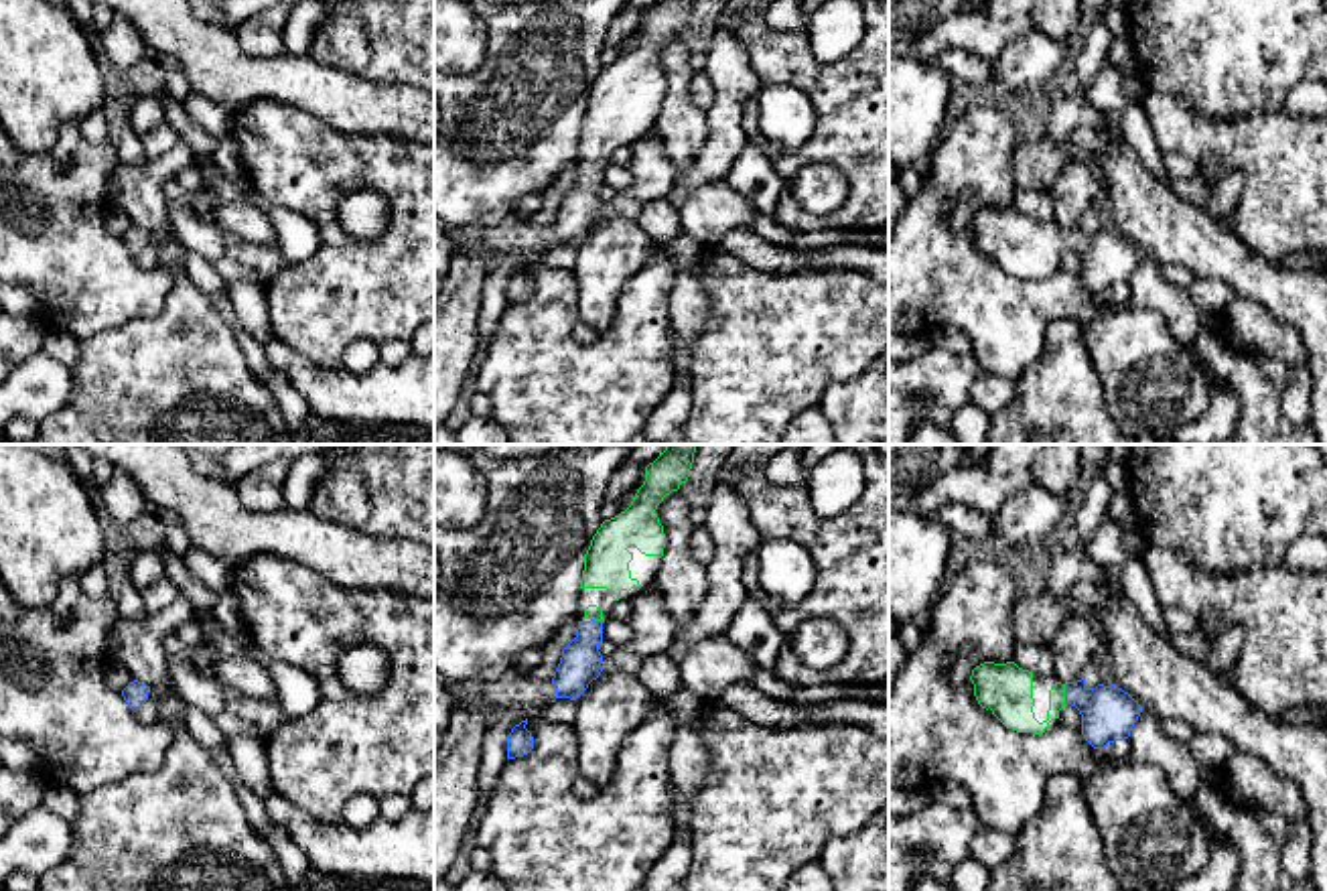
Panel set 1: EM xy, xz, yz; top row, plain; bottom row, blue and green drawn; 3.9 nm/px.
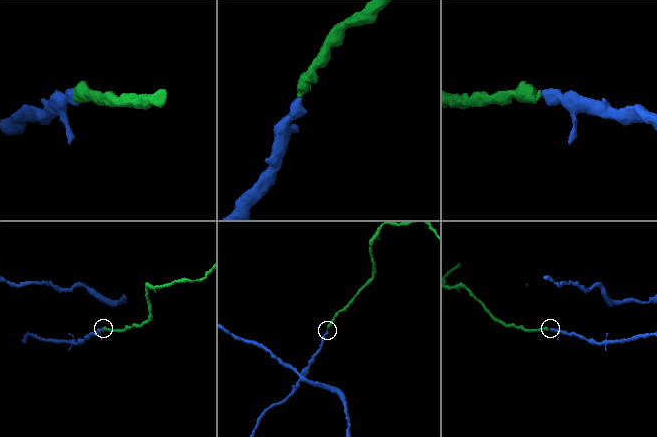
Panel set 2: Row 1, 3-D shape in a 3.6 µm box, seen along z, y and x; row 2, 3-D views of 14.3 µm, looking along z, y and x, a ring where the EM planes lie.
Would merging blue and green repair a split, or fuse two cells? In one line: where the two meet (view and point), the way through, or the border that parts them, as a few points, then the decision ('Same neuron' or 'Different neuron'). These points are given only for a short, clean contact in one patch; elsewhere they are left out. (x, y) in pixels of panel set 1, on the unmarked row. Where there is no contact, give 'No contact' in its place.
Touches blue at yz (1066, 240). Path across: yz (1108, 258), (1080, 240), (1066, 240), (1033, 270), (1005, 234). Same neuron

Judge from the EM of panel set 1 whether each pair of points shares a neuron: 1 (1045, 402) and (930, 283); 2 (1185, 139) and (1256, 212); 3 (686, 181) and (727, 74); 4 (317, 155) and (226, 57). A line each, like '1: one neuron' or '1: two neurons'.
1: two neurons
2: one neuron
3: one neuron
4: two neurons

